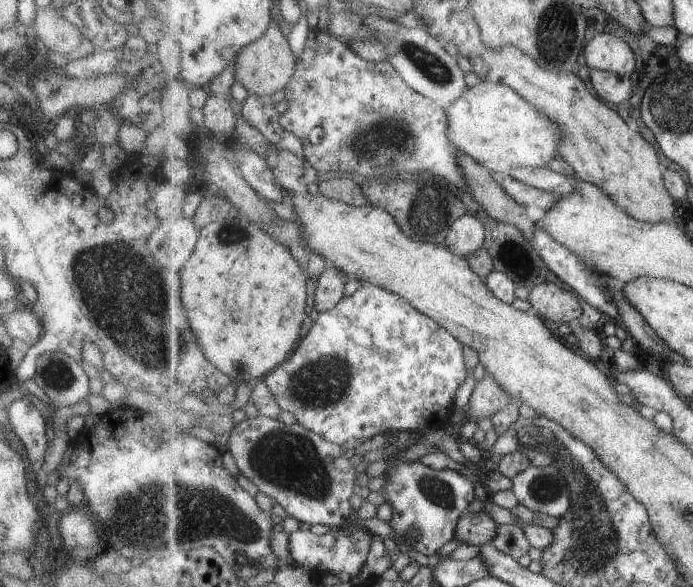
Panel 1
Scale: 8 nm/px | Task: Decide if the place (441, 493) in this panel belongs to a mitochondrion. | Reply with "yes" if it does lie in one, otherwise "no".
yes

